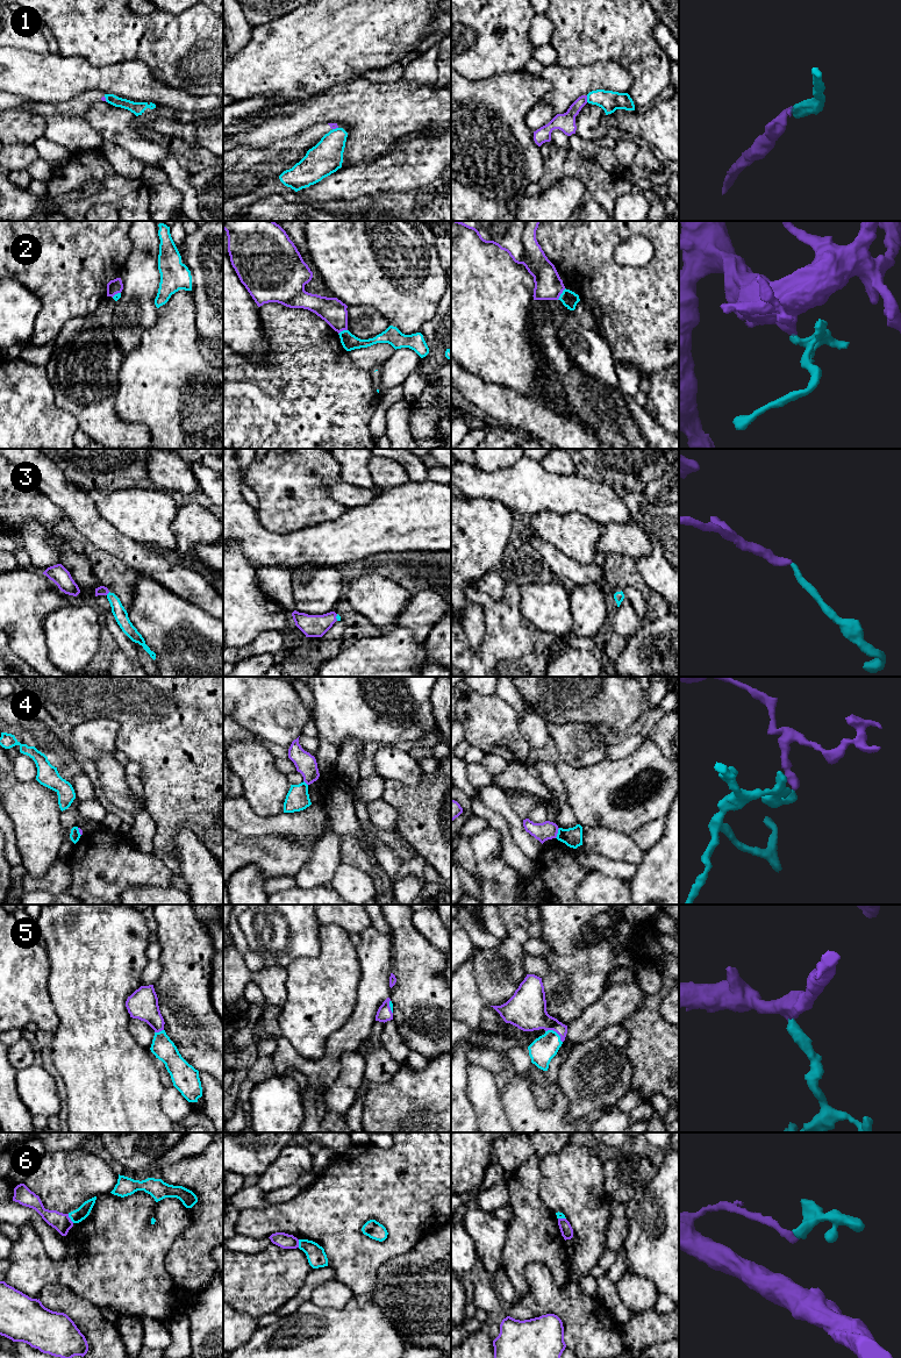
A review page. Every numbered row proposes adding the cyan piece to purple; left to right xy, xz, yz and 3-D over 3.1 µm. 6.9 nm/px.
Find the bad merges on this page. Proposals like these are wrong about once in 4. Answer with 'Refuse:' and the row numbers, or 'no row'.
Refuse: 1, 2, 4, 6

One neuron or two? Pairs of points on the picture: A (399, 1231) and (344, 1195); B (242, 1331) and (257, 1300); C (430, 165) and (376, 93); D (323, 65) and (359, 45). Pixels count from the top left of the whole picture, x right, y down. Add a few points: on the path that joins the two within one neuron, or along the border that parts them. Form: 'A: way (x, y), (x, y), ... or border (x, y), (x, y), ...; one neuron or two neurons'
A: way (387, 1217), (364, 1194), (358, 1194); one neuron
B: border (235, 1309), (256, 1317); two neurons
C: border (434, 131), (423, 129), (402, 135), (384, 149); two neurons
D: way (333, 56), (343, 45), (350, 45); one neuron

